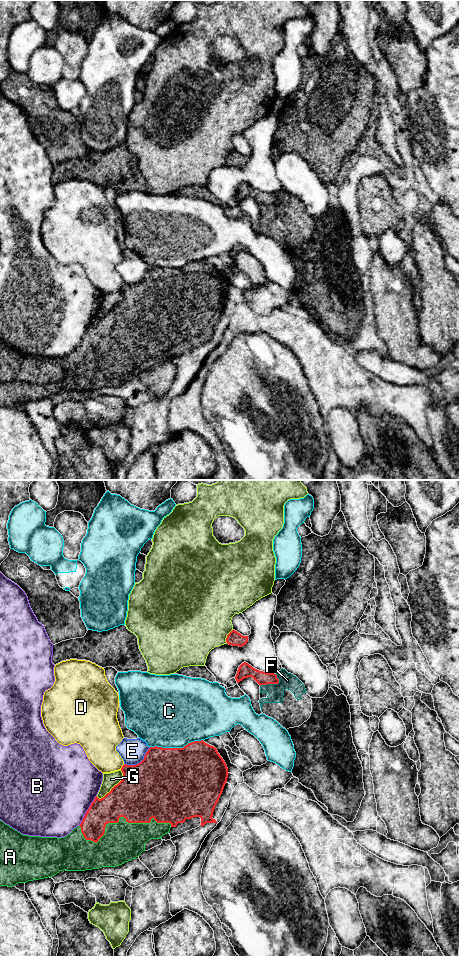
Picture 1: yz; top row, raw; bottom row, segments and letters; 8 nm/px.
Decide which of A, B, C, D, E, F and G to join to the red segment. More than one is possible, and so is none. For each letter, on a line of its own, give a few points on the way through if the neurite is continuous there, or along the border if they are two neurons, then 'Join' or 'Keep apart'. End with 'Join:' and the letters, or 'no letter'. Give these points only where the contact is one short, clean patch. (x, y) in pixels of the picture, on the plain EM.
A: Join
B: Keep apart
C: Keep apart
D: Keep apart
E: Keep apart
F: Boundary: yz (277, 195), (277, 203), (262, 204), (260, 206). Keep apart
G: Keep apart
Join: A

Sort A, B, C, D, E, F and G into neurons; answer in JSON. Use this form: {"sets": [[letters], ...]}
{"sets": [["A"], ["B"], ["C"], ["D"], ["E"], ["F"], ["G"]]}

